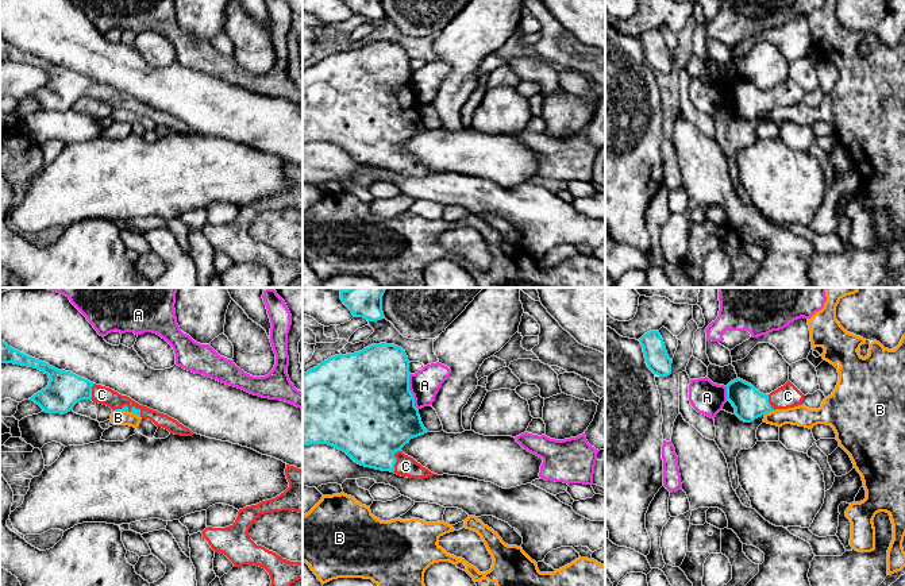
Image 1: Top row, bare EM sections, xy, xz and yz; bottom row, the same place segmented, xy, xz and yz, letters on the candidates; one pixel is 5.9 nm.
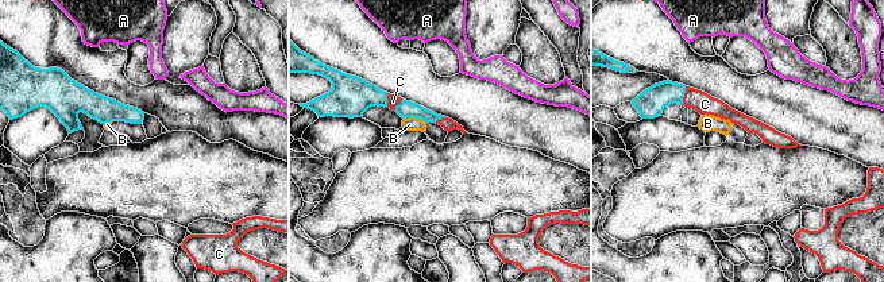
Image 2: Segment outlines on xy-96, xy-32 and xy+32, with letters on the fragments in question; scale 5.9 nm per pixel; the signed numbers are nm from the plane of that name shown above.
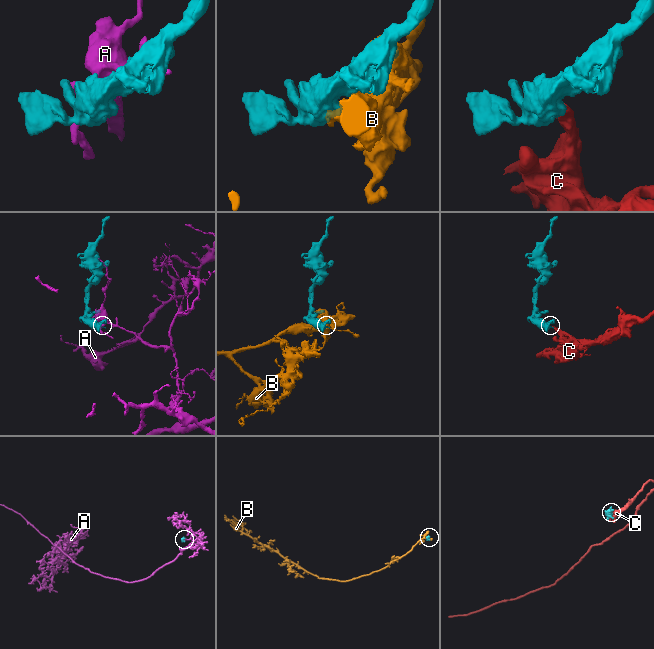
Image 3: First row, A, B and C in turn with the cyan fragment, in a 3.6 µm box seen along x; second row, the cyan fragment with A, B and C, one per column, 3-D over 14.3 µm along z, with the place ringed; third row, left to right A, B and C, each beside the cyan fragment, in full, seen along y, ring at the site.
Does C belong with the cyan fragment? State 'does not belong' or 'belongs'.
belongs

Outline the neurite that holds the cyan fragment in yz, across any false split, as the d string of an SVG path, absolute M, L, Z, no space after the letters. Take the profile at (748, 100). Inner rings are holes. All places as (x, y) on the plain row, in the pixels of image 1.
M736 76L727 82L727 97L742 119L751 120L775 107L802 103L804 92L790 78L770 92L763 92L751 81Z

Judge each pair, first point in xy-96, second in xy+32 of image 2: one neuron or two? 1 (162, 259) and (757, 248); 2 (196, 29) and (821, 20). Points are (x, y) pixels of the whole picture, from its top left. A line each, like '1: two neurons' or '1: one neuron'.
1: one neuron
2: two neurons

